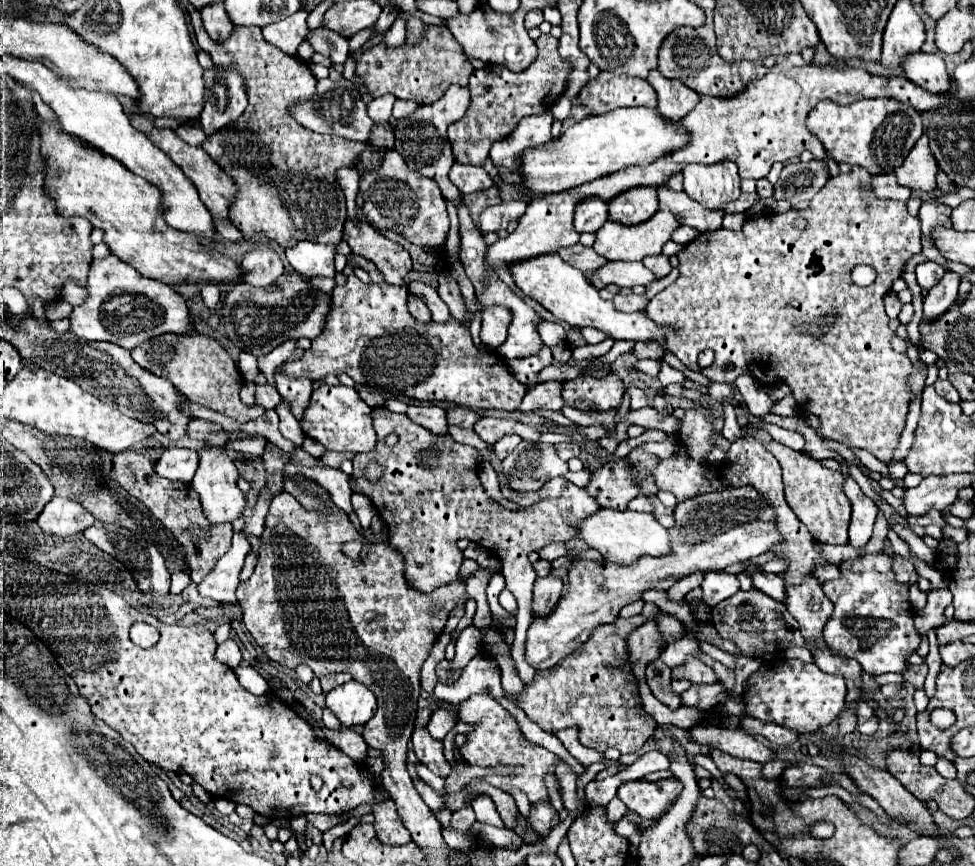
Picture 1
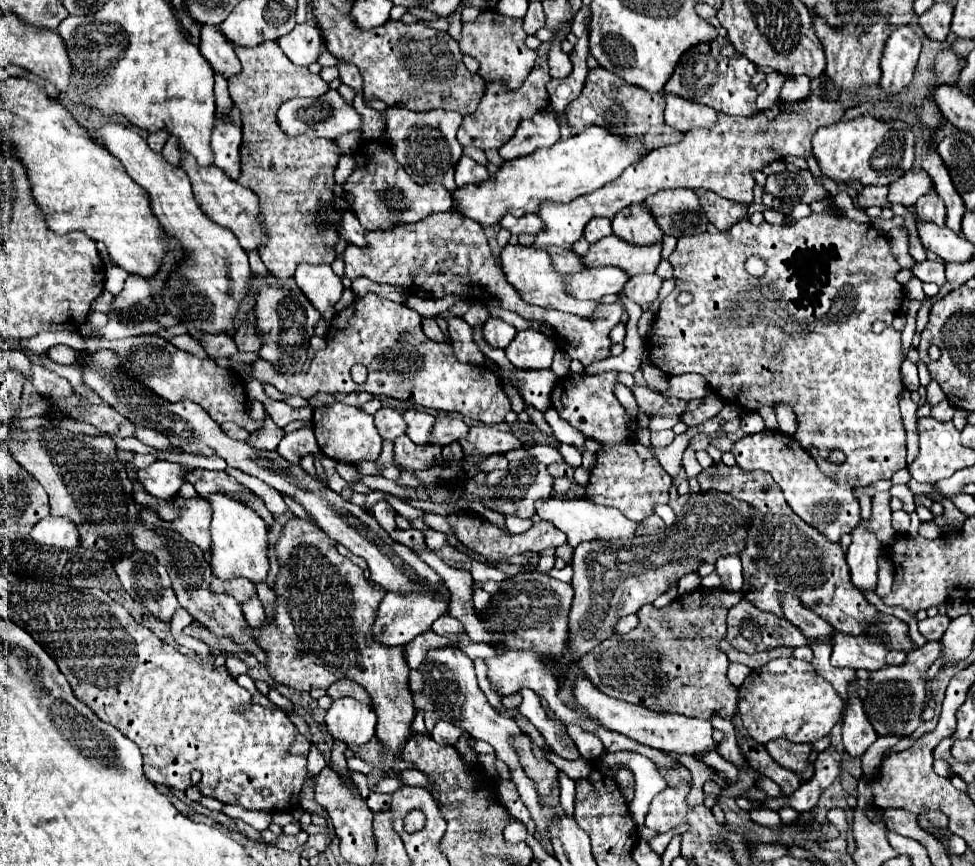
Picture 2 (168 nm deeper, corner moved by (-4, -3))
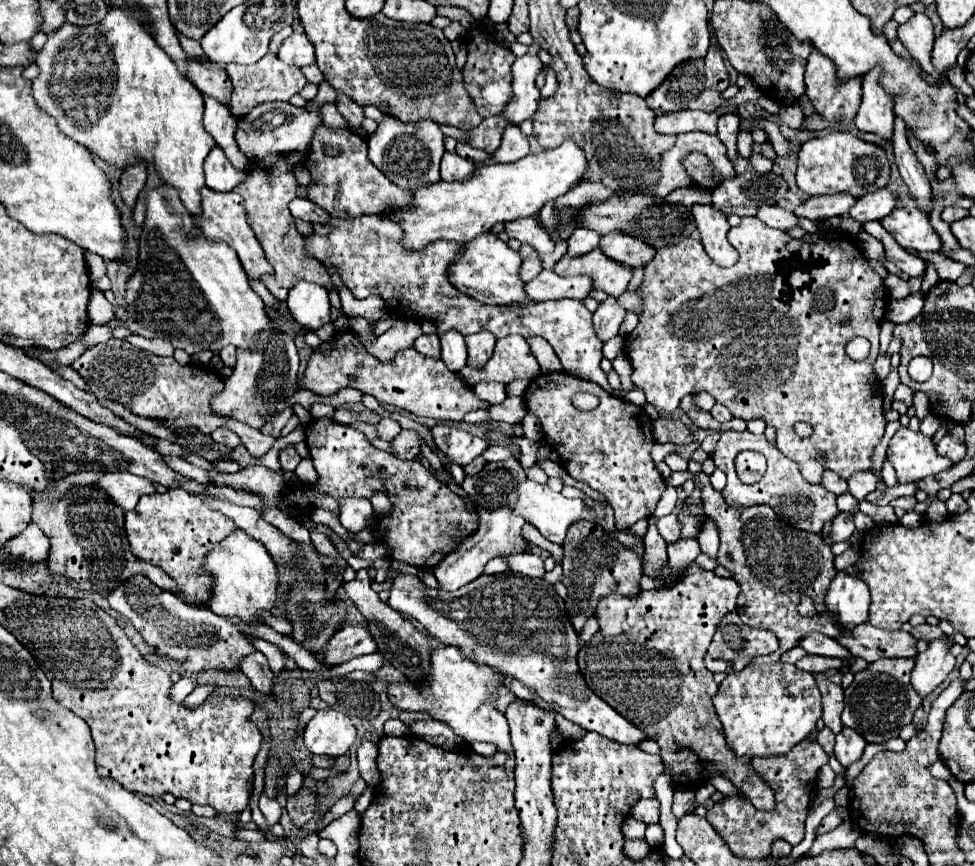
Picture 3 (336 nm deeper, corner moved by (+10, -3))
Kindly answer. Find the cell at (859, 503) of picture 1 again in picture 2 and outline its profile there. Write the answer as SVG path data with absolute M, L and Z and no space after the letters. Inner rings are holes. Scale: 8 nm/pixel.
M862 521L852 531L854 541L848 547L846 561L850 567L850 577L852 577L850 581L854 583L854 587L860 591L866 591L866 593L874 593L876 583L878 583L876 559L882 551L882 543L864 525L868 525L868 521Z

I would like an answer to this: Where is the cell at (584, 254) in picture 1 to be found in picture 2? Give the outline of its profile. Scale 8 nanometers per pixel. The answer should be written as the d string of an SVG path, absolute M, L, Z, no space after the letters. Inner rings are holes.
M546 247L552 263L554 263L554 269L558 273L578 273L578 269L584 269L584 265L580 263L580 257L570 251L570 249L558 249L558 247Z

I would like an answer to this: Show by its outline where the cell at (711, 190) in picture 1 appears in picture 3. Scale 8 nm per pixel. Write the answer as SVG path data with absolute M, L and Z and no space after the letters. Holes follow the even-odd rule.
M696 203L696 205L692 205L692 215L696 219L696 227L700 231L706 253L720 267L732 267L736 263L738 255L736 255L736 249L726 239L726 233L730 229L726 213L714 209L712 205Z

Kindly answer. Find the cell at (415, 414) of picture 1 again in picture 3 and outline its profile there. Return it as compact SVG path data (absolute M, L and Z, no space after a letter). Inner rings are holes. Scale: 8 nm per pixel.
M382 417L382 421L376 425L376 429L378 429L378 437L384 441L394 441L394 437L402 431L400 423L394 421L392 417Z

